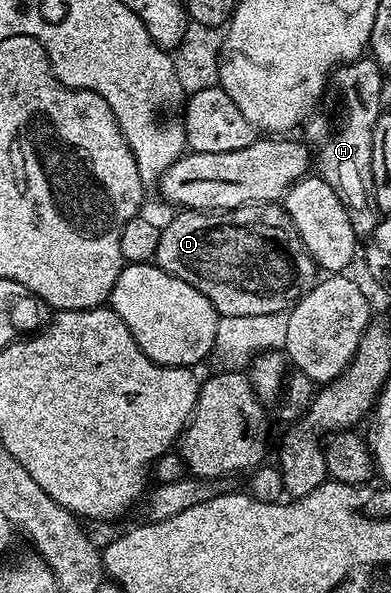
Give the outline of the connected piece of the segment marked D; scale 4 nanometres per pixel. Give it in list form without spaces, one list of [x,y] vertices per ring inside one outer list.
[[[280,203],[247,204],[225,211],[181,210],[177,213],[179,213],[178,216],[169,225],[164,225],[161,228],[161,237],[159,238],[159,248],[155,257],[155,263],[157,267],[162,268],[167,274],[171,274],[175,278],[183,278],[183,282],[188,282],[190,286],[195,286],[195,290],[199,290],[199,294],[203,294],[203,298],[207,298],[207,302],[211,302],[211,306],[215,306],[218,317],[254,316],[255,314],[275,314],[276,312],[288,313],[289,309],[298,300],[301,300],[310,292],[313,285],[319,279],[317,264],[311,258],[309,251],[303,246],[303,242],[295,230],[291,218],[285,213],[285,209]]]

